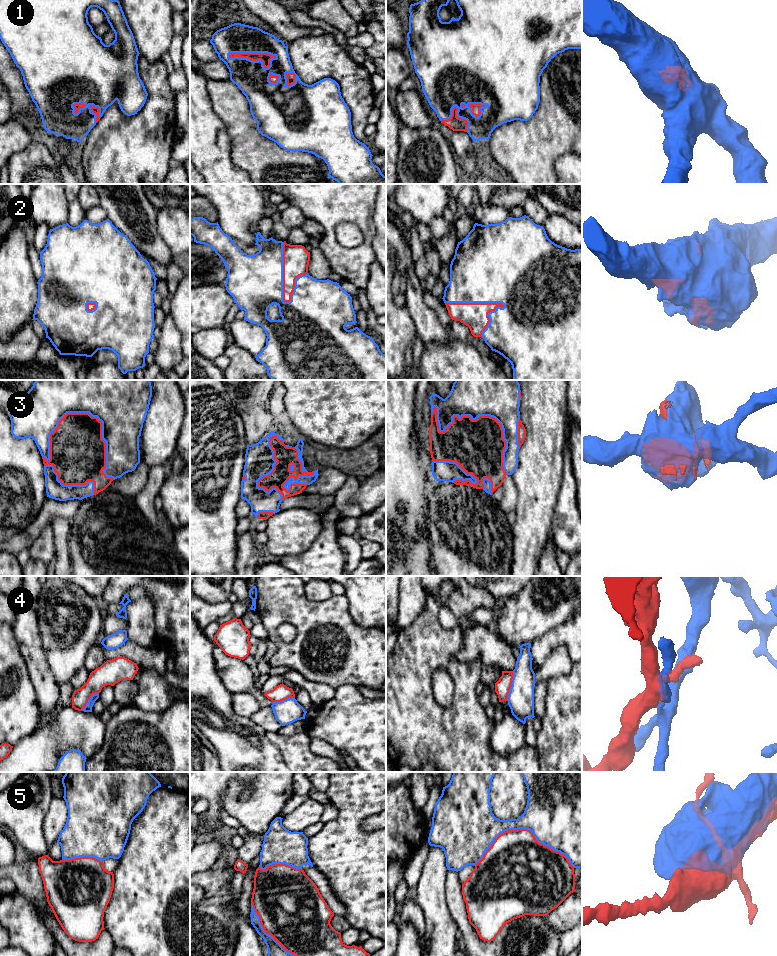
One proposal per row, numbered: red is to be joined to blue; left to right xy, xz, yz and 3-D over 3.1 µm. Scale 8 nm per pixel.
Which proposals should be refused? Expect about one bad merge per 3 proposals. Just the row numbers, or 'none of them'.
4, 5

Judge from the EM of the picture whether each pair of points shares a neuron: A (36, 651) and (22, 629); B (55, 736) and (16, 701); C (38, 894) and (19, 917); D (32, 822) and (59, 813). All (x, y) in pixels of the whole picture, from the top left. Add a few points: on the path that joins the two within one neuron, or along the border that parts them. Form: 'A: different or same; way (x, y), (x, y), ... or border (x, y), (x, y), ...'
A: same; way (31, 646), (27, 634)
B: different; border (41, 721), (30, 734), (22, 738)
C: different; border (19, 892), (34, 905), (43, 921)
D: different; border (54, 797), (43, 822), (43, 835), (46, 841)

